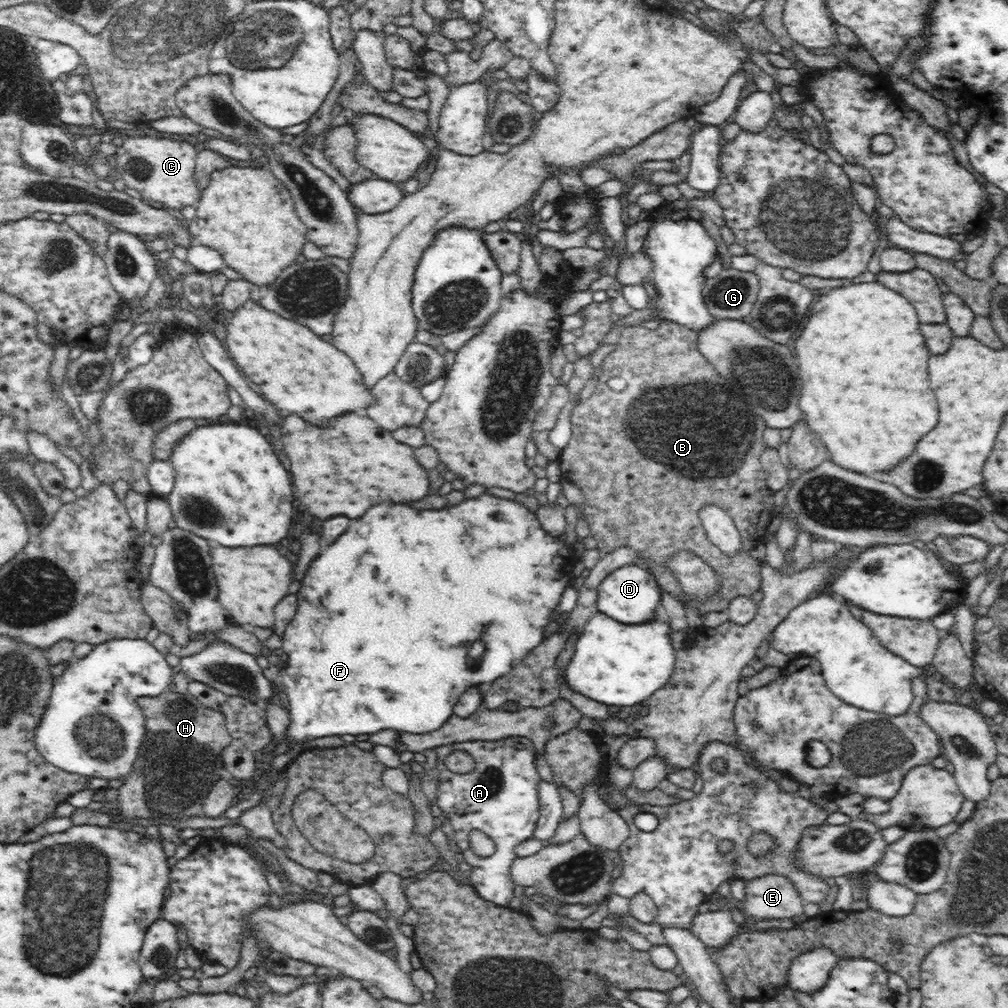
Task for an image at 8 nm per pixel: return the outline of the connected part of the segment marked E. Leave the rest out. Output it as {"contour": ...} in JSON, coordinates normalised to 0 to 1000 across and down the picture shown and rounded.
{"contour":[[[776,867],[741,873],[738,893],[740,910],[782,912],[797,905],[797,896],[788,876]]]}

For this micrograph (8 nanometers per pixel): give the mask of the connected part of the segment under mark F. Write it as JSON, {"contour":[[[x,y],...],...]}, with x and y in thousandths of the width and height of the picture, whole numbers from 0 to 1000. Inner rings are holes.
{"contour":[[[482,489],[472,494],[460,495],[453,501],[442,502],[440,506],[411,506],[401,500],[377,500],[367,504],[359,514],[351,516],[347,524],[323,544],[323,548],[319,548],[310,558],[304,573],[300,575],[300,585],[294,589],[294,610],[279,632],[280,647],[286,653],[286,663],[278,665],[275,675],[286,692],[288,718],[282,732],[272,738],[268,750],[284,748],[292,736],[303,737],[312,732],[331,729],[339,731],[341,728],[369,729],[381,724],[423,728],[437,723],[449,710],[450,699],[458,688],[462,688],[468,680],[483,681],[498,672],[514,657],[519,656],[527,645],[538,639],[540,622],[548,617],[546,609],[569,571],[569,556],[571,554],[562,548],[562,542],[554,534],[546,534],[540,526],[536,526],[532,510],[528,510],[514,498],[490,494]],[[464,639],[482,641],[478,641],[476,651],[472,651],[472,647],[468,649],[468,641]]]}

